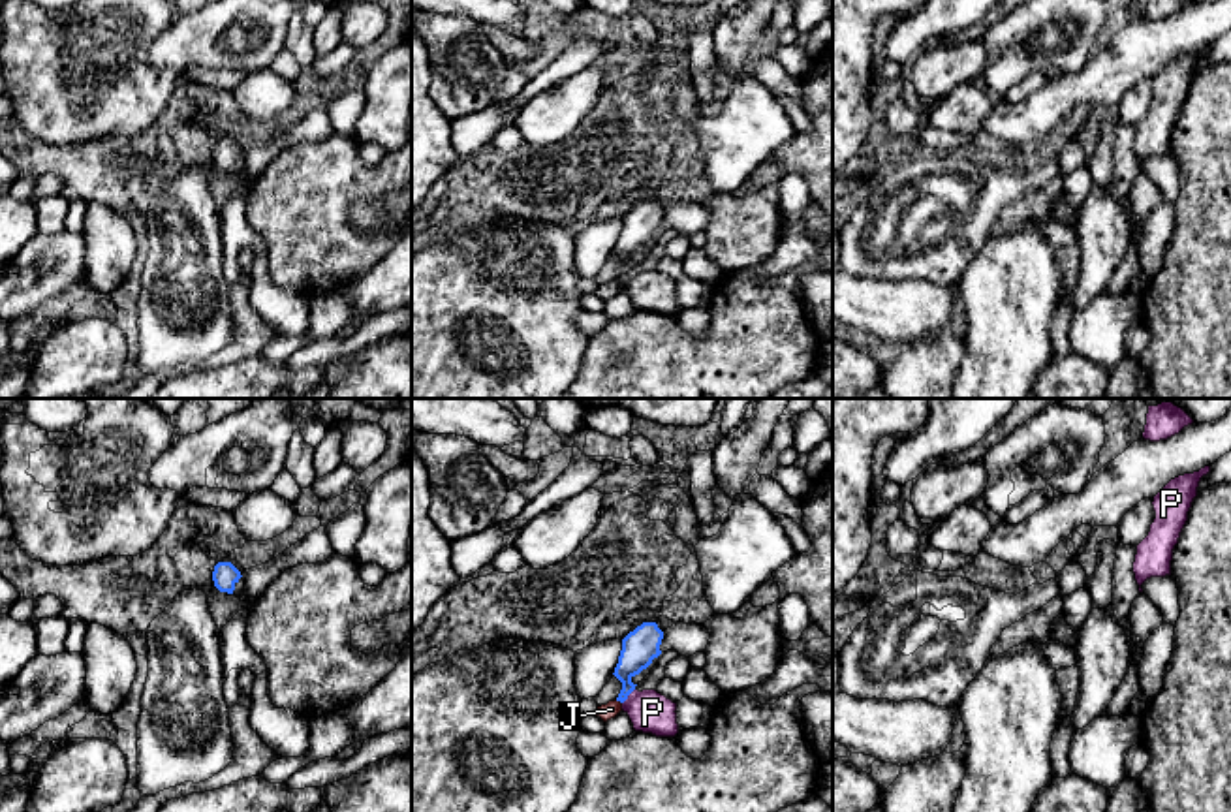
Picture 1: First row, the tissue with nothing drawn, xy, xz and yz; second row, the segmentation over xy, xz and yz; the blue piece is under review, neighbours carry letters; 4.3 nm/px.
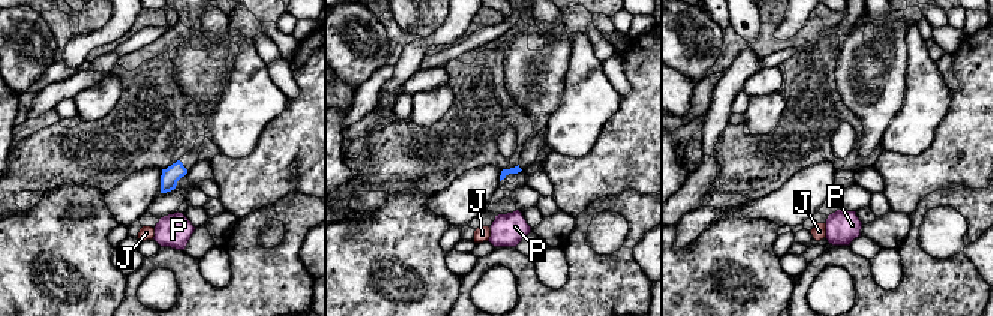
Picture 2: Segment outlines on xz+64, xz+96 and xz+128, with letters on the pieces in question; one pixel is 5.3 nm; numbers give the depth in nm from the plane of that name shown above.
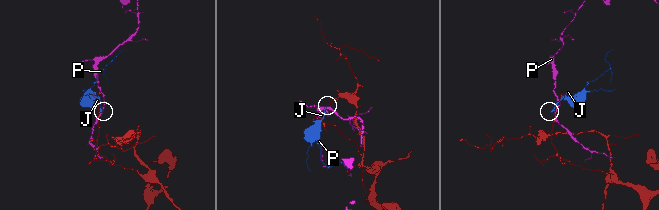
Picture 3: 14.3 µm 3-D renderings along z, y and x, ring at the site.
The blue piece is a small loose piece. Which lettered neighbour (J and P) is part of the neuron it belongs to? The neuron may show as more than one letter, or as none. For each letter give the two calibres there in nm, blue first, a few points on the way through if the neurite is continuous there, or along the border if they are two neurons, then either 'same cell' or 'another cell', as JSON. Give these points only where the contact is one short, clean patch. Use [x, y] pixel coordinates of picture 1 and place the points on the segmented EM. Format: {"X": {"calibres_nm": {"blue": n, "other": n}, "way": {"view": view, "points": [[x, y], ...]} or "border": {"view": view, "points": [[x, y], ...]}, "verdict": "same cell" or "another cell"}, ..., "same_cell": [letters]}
{"J": {"calibres_nm": {"blue": 160, "other": 70}, "verdict": "another cell"}, "P": {"calibres_nm": {"blue": 160, "other": 180}, "verdict": "another cell"}, "same_cell": []}

